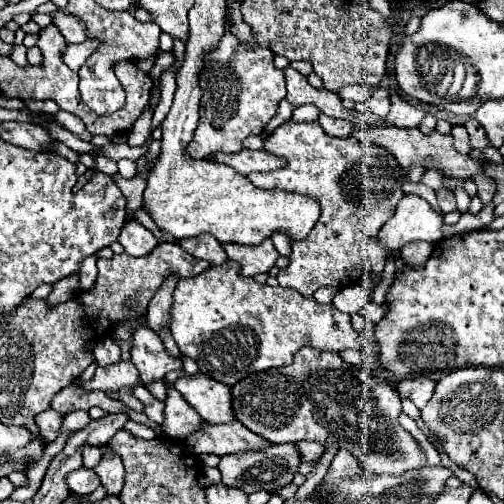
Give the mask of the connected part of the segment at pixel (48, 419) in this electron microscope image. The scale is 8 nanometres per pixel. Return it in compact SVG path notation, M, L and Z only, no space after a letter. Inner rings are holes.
M46 410L42 414L36 414L36 424L40 428L40 436L46 438L46 442L56 440L56 436L60 432L60 422L62 422L62 416L56 414L54 410Z

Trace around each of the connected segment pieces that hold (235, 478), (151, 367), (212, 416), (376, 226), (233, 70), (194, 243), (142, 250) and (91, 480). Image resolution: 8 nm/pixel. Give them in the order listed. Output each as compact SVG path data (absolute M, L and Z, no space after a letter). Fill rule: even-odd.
M288 442L288 444L272 444L264 446L262 450L250 450L250 452L234 452L222 456L218 468L222 472L222 484L242 488L246 494L252 494L256 490L274 492L292 482L292 478L298 474L298 466L302 464L300 450Z
M140 328L132 334L130 362L138 368L144 384L156 378L162 380L166 372L182 368L182 360L170 358L160 336L154 334L150 328Z
M184 376L174 382L176 390L184 400L210 424L228 424L232 422L232 390L208 376Z
M292 118L286 120L282 126L278 126L266 140L264 150L272 152L278 158L286 160L284 168L272 170L272 172L252 172L248 174L248 180L262 190L284 190L284 192L296 192L314 198L320 208L322 216L312 228L312 232L304 240L292 240L292 254L288 268L280 270L276 276L282 288L296 288L300 294L312 296L320 286L336 286L344 288L350 284L358 284L368 272L370 272L370 260L366 256L366 248L372 242L372 238L378 234L382 224L392 218L400 198L404 198L404 174L398 168L388 168L390 152L386 152L382 146L362 146L358 140L350 138L336 138L322 130L318 120L314 122L294 122Z
M226 20L226 34L222 36L220 44L208 58L204 60L204 70L200 72L200 86L202 86L202 100L200 100L200 120L198 128L194 130L194 138L188 144L186 152L194 159L203 159L212 152L238 152L242 148L242 142L248 134L260 134L264 126L274 118L280 100L286 96L286 82L282 70L278 70L272 64L274 52L268 48L248 48L240 44L230 34L230 22Z
M200 234L196 238L186 238L186 240L180 240L178 244L194 258L202 258L210 264L224 264L228 260L220 242L216 242L216 238L212 238L212 234Z
M130 220L122 228L118 242L130 256L146 256L158 246L158 240L152 236L152 232L146 230L138 220Z
M80 468L66 476L66 482L74 494L92 494L100 486L100 478L94 470Z

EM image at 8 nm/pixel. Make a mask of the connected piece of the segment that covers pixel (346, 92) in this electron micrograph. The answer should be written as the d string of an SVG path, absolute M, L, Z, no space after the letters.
M352 84L352 86L344 86L338 92L338 96L346 100L354 100L354 102L366 102L370 98L370 88L364 84Z

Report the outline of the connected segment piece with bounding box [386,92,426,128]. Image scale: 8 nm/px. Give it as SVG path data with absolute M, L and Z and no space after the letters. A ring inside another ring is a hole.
M390 94L392 100L392 108L386 116L386 122L396 126L396 128L418 128L420 120L424 118L424 110L422 108L414 108L408 102L404 102L398 94Z

